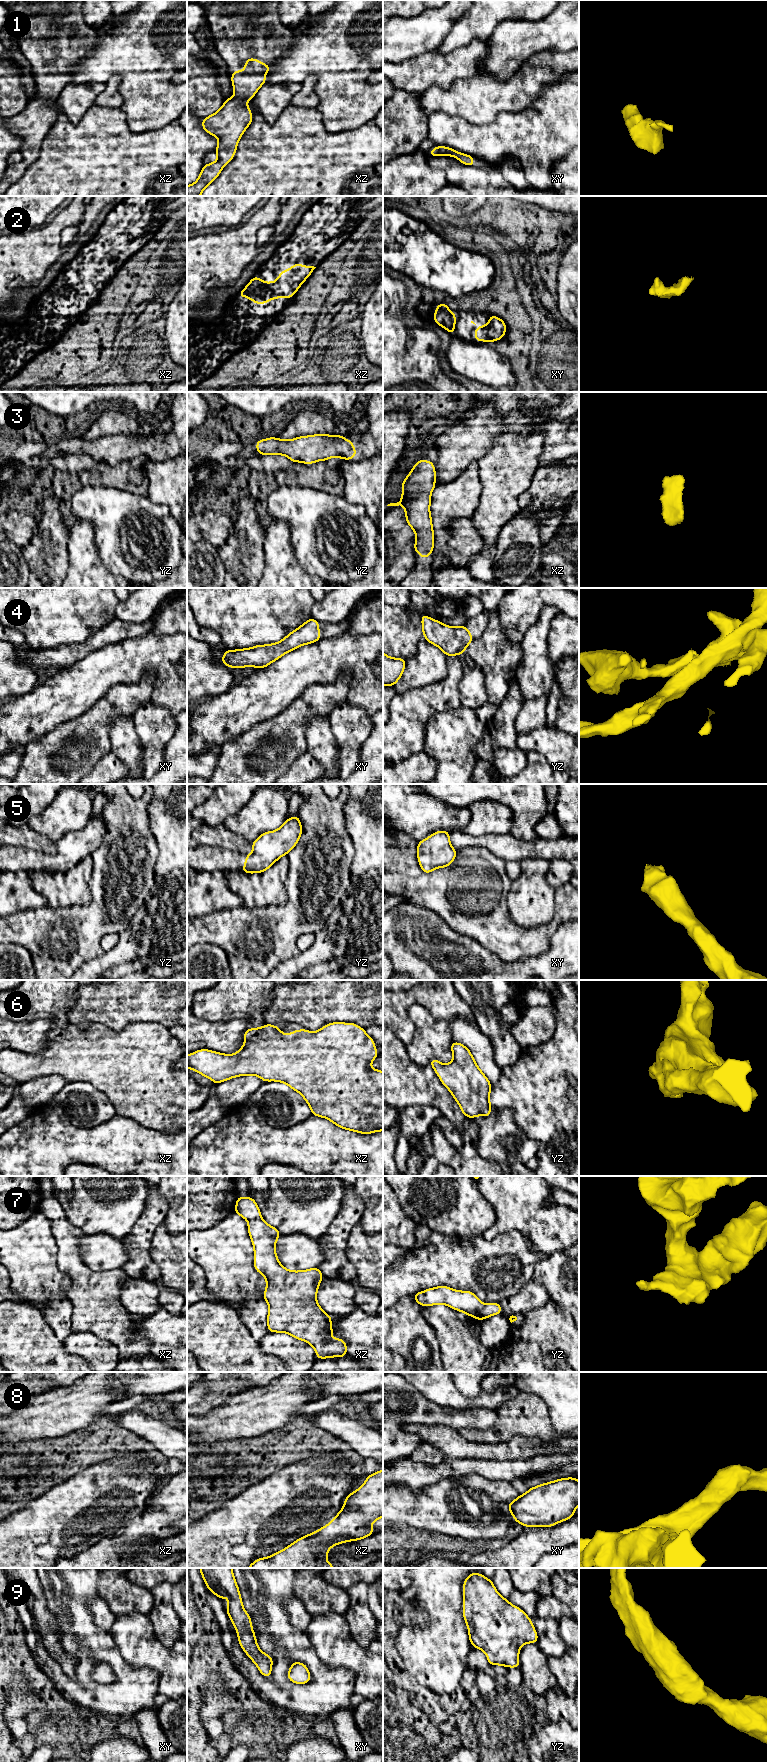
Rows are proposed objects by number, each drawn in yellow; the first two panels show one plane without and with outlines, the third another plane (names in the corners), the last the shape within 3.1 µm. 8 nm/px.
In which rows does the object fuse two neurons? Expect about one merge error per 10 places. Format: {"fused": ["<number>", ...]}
{"fused": []}

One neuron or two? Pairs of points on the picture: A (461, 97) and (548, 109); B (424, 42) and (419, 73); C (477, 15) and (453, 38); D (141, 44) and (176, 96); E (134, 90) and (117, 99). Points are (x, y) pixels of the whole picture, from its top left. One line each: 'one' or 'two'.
A: two
B: two
C: one
D: one
E: two

